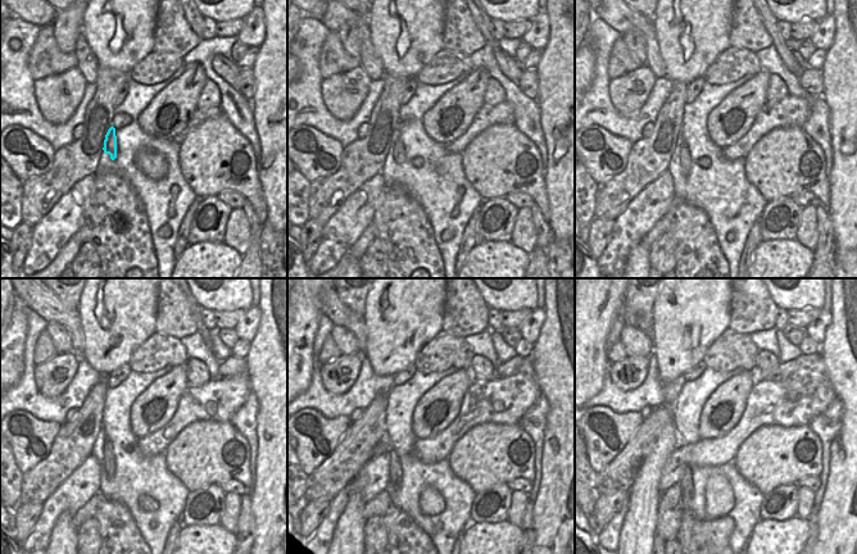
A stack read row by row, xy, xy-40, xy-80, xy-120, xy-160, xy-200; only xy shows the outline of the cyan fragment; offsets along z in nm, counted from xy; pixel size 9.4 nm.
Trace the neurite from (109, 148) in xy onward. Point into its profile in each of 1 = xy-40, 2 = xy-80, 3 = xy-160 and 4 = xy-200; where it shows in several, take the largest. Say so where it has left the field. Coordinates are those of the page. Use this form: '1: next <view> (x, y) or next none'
1: next xy-40 (398, 148)
2: next xy-80 (684, 153)
3: next xy-160 (395, 473)
4: next xy-200 (685, 481)

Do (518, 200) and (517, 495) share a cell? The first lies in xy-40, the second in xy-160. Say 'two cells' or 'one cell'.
two cells

